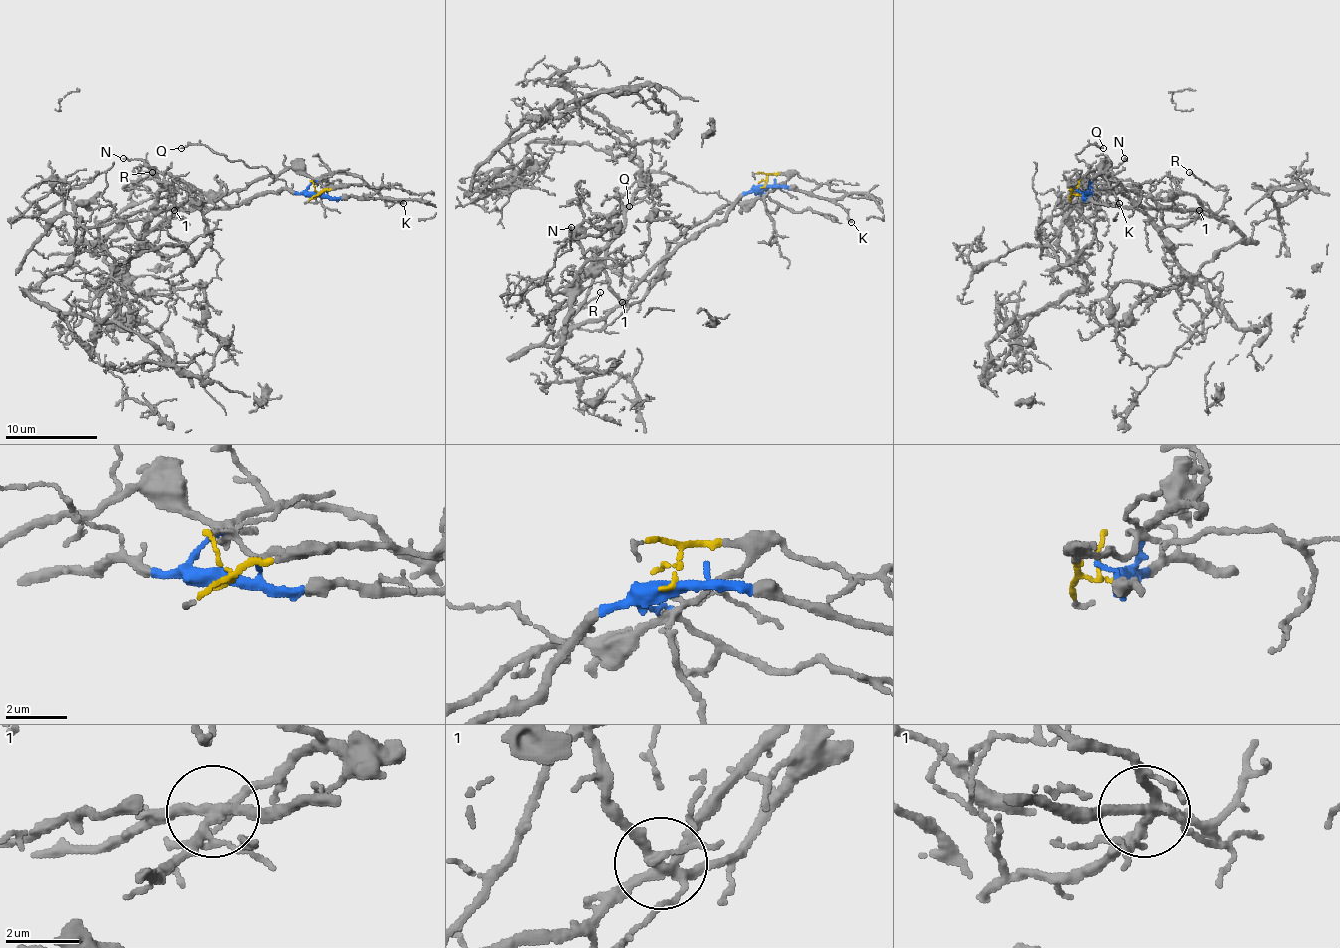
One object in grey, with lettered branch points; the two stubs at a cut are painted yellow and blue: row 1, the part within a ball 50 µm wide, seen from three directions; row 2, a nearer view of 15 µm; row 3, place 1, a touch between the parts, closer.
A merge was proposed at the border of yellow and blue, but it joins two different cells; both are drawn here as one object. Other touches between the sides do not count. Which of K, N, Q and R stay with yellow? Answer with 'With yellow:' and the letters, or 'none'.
With yellow: none

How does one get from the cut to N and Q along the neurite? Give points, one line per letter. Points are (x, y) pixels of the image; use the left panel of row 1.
N: (316, 196), (261, 191), (235, 205), (127, 221), (120, 219), (150, 210), (164, 187), (138, 159), (122, 159)
Q: (316, 196), (293, 193), (286, 182), (265, 168), (228, 161), (203, 145), (180, 147)

